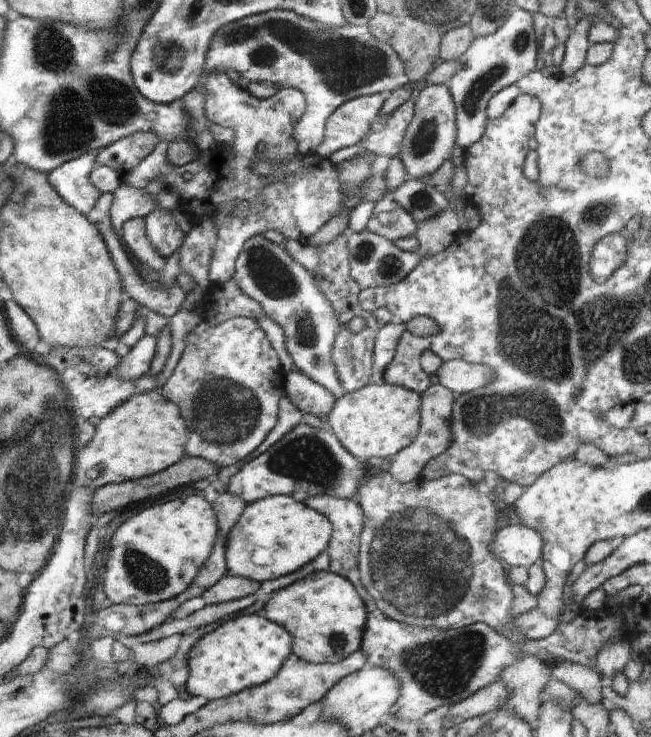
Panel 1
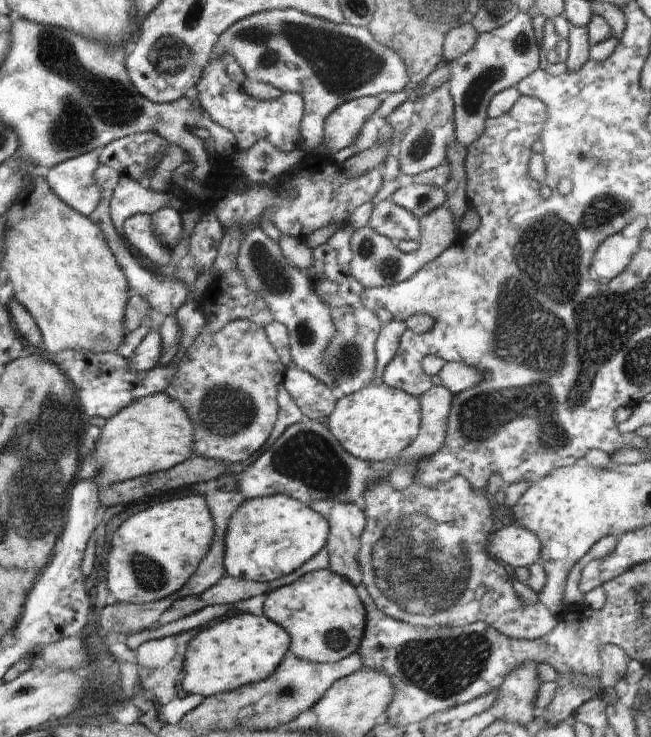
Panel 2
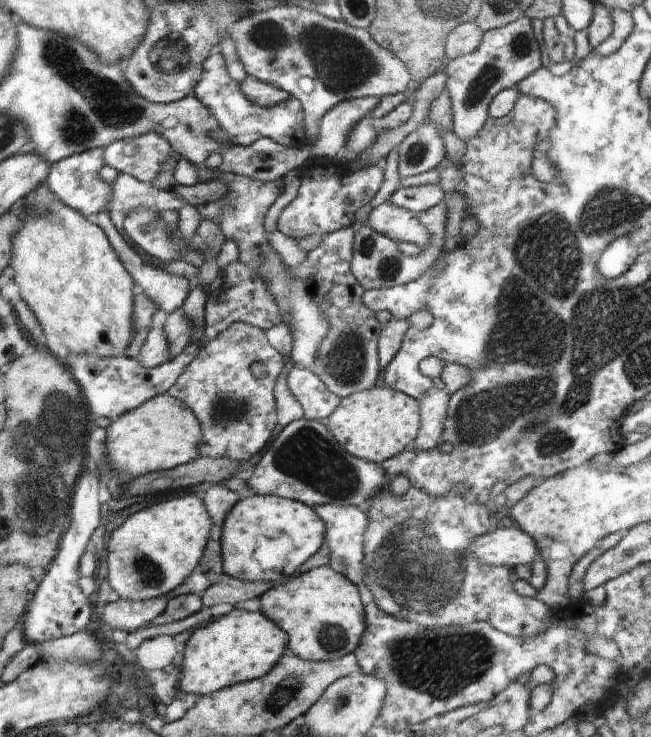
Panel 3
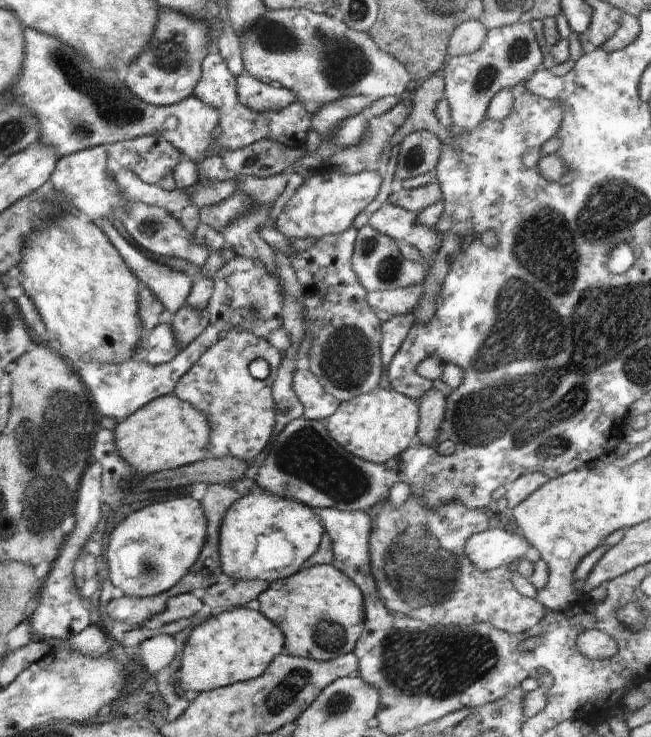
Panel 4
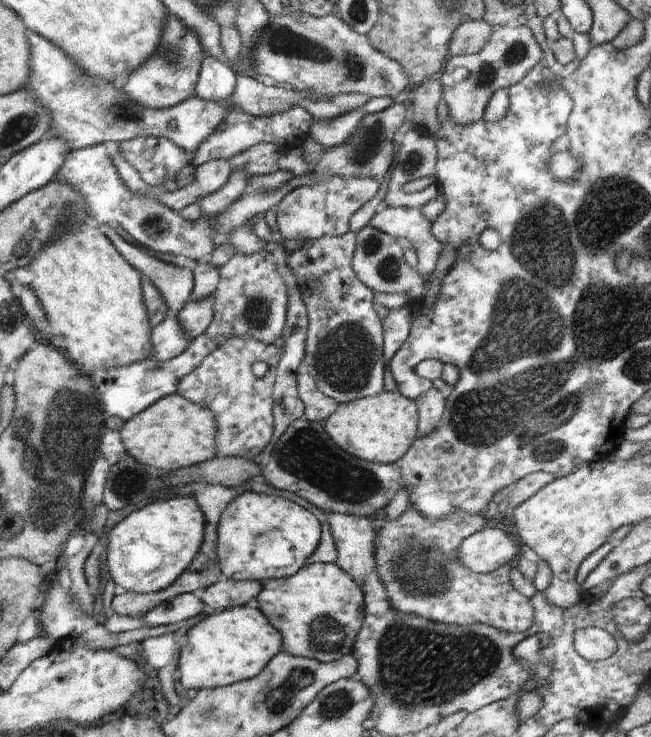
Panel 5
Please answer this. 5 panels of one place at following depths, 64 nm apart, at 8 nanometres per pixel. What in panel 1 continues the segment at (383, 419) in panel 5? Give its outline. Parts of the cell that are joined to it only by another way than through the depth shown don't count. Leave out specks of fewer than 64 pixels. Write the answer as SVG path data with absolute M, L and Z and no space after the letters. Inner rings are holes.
M370 382L335 399L325 421L340 444L357 459L370 464L384 459L392 460L403 448L412 444L418 434L421 395L417 390L411 391L398 385Z

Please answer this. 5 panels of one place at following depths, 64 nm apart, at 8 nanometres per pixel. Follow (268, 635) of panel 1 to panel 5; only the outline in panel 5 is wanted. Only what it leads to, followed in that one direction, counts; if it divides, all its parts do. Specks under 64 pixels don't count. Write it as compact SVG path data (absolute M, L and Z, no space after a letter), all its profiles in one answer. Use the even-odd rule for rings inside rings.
M247 605L232 607L218 612L207 611L207 615L197 622L186 635L185 645L179 652L179 669L181 679L179 687L213 689L245 681L256 676L283 648L281 632L275 629L268 622L268 619L260 612L260 609L253 609Z

